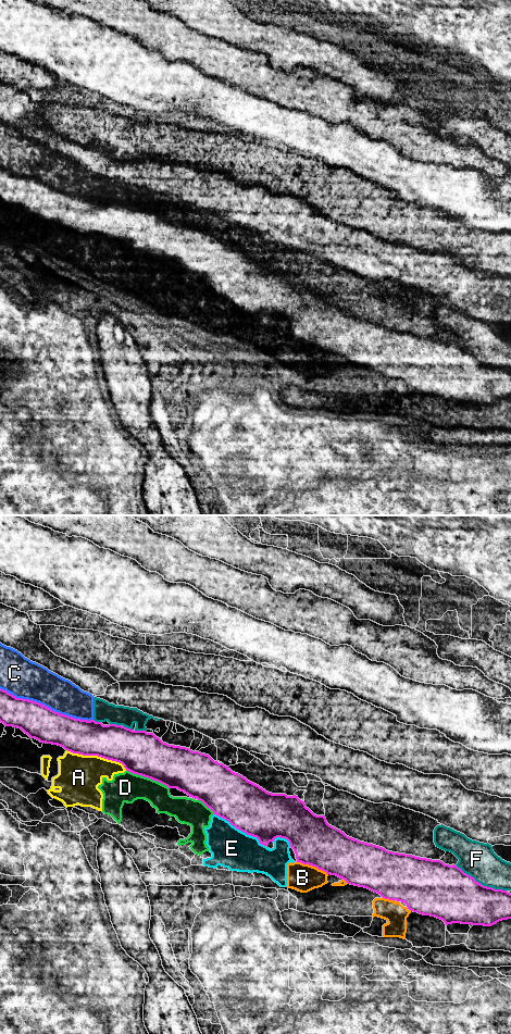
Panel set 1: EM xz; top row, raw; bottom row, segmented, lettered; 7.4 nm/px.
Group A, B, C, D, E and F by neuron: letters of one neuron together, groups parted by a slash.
A B D E / C F

